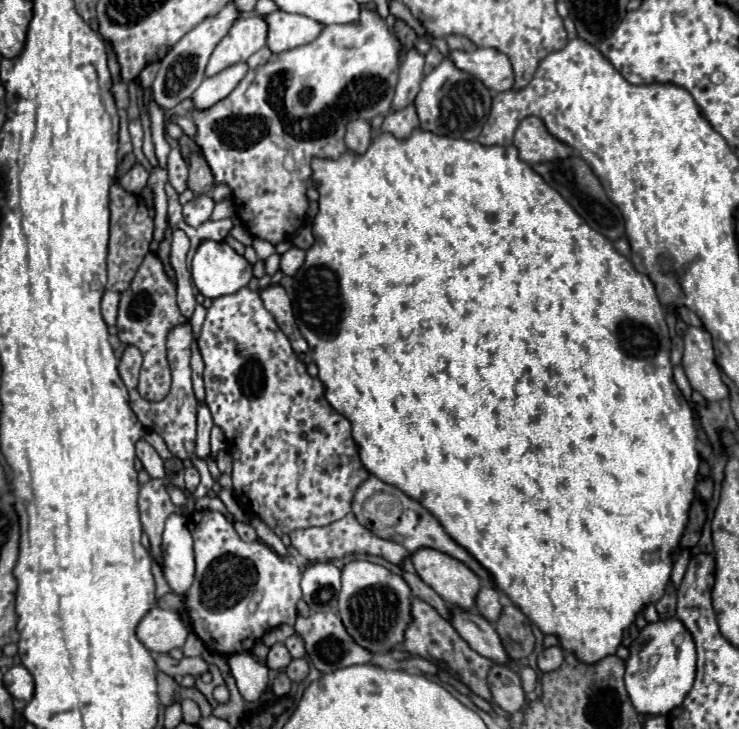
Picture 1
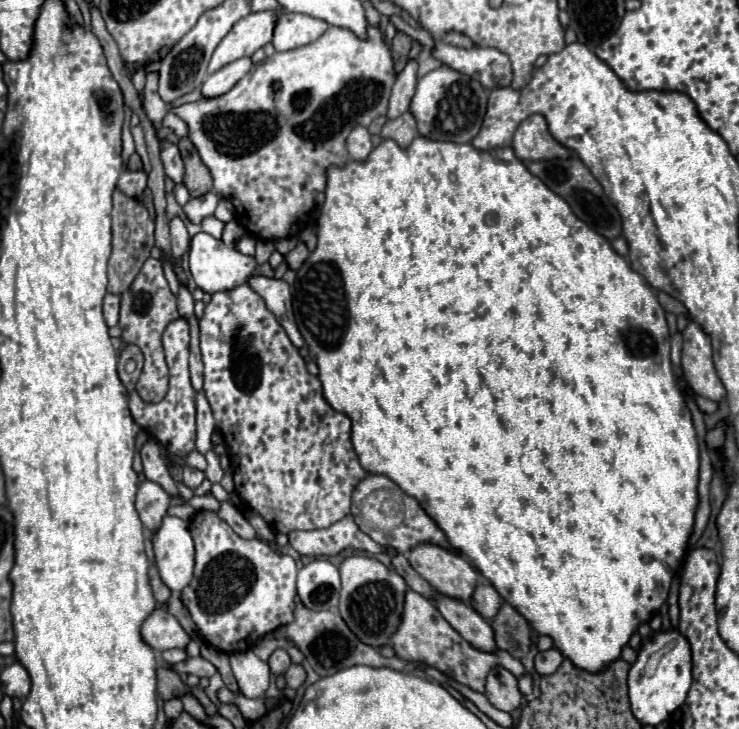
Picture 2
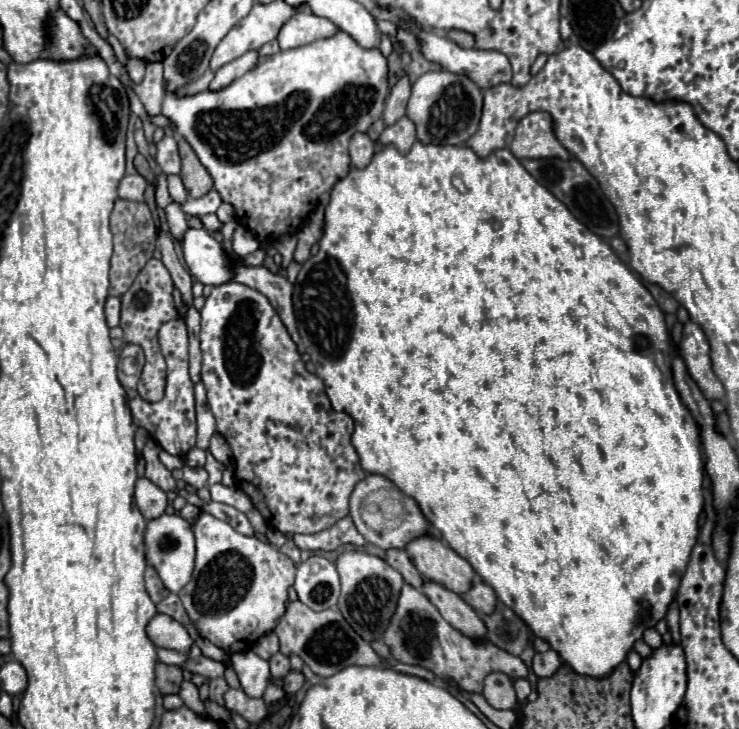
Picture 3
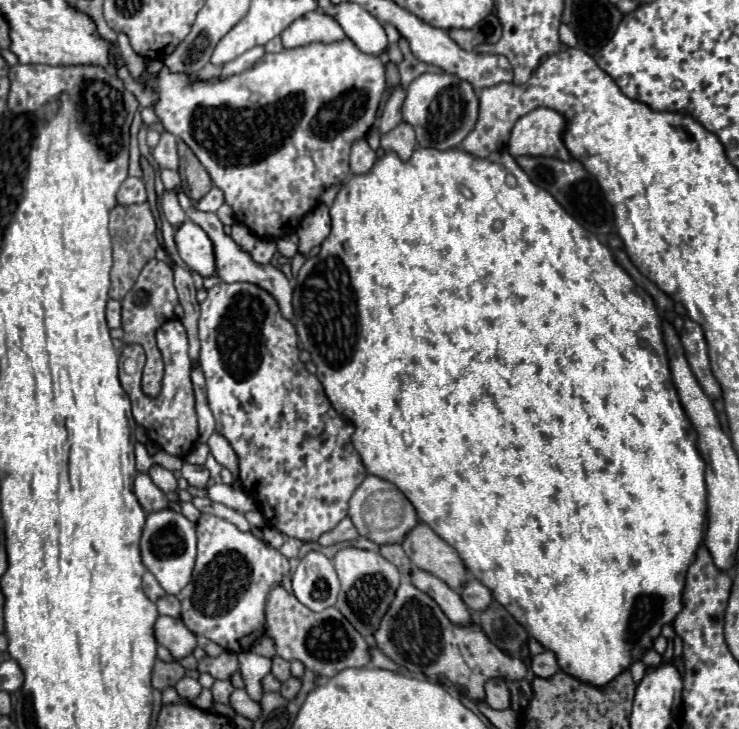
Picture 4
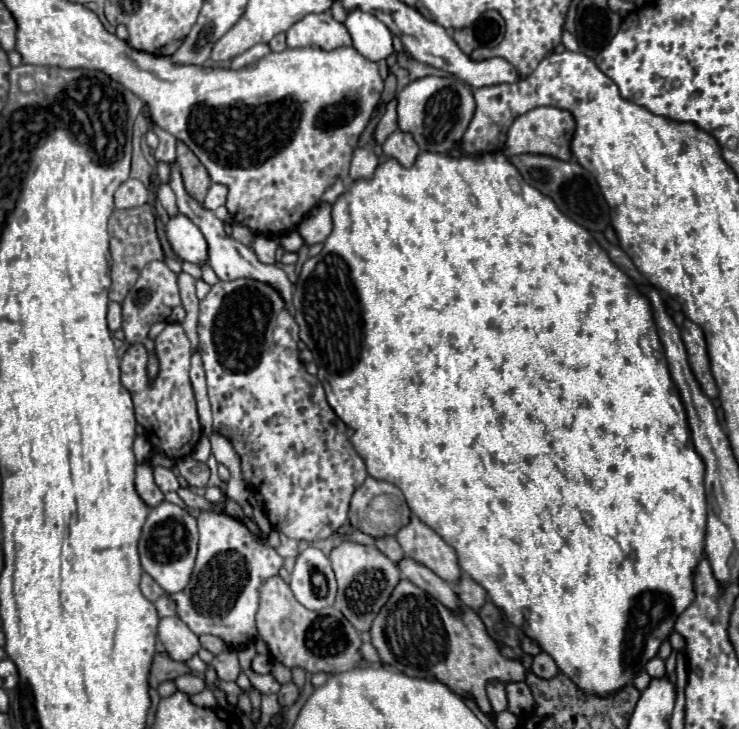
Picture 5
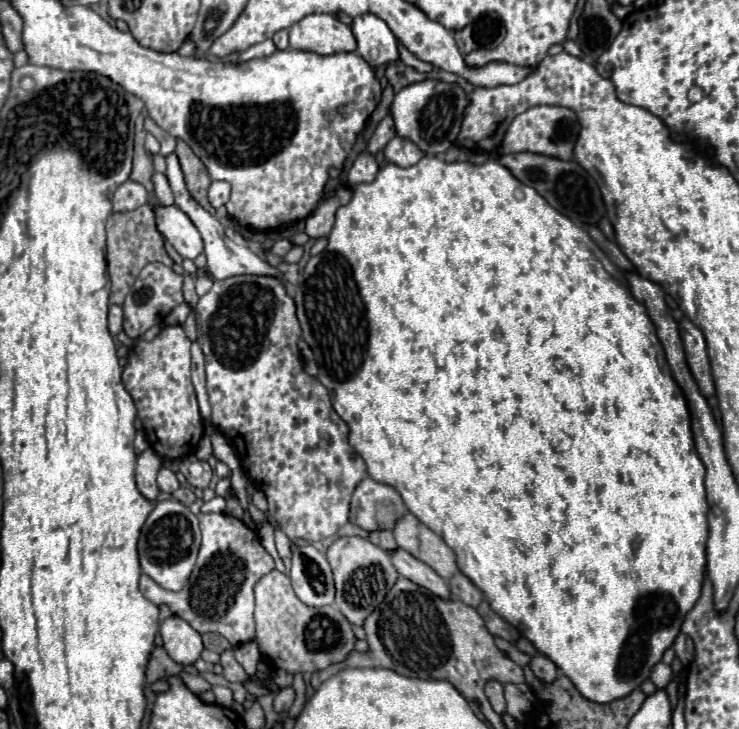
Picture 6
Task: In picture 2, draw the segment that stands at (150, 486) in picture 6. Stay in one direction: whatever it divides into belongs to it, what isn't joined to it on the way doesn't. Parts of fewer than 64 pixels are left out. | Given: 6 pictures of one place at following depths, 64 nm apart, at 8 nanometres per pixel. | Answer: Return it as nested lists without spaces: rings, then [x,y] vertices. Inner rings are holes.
[[[142,482],[138,486],[138,494],[136,494],[136,510],[140,514],[142,524],[150,530],[156,532],[162,524],[162,518],[166,516],[170,507],[170,496],[164,492],[164,488],[156,482]]]

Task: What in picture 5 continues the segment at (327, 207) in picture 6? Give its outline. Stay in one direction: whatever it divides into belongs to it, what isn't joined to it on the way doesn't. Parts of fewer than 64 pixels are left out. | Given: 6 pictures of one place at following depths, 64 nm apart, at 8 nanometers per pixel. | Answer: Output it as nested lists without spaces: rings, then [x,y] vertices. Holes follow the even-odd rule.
[[[318,204],[298,226],[298,234],[304,238],[306,246],[314,246],[324,242],[332,232],[332,218],[330,218],[330,204]]]

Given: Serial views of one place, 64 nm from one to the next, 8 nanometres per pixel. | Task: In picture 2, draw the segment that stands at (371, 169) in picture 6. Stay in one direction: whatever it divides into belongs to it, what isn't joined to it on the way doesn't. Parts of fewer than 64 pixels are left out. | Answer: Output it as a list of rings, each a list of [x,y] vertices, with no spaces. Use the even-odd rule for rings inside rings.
[[[356,126],[350,132],[346,146],[348,146],[348,154],[352,160],[364,160],[368,156],[368,152],[372,152],[372,136],[370,136],[368,128]]]

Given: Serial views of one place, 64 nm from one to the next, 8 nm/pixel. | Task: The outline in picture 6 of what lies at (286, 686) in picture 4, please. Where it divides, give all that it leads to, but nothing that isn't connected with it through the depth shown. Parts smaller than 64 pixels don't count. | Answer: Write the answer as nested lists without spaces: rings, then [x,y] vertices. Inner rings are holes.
[[[288,686],[288,688],[282,688],[278,690],[278,694],[274,696],[274,710],[276,712],[286,712],[294,702],[294,688]]]

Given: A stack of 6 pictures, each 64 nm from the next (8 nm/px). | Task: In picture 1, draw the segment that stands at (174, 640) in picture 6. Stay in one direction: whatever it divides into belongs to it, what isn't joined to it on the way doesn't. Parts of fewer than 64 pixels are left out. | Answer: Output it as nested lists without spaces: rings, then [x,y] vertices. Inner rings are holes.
[[[154,606],[138,624],[136,636],[150,652],[170,652],[172,648],[182,648],[188,638],[190,628],[172,610]]]

